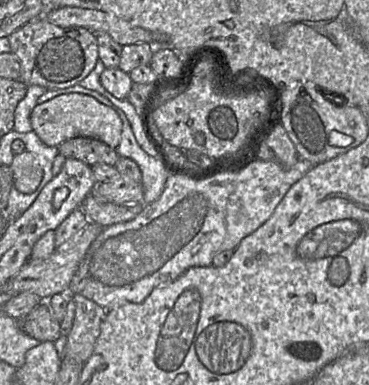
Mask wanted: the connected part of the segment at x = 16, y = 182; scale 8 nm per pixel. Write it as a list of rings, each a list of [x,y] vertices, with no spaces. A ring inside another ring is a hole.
[[[26,150],[14,156],[10,169],[14,187],[24,194],[33,193],[43,178],[43,169],[38,159]]]

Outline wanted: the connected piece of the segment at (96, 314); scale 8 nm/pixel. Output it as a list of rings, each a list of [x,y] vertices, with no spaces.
[[[72,295],[70,299],[75,303],[76,310],[73,326],[66,336],[64,356],[84,364],[94,351],[106,310],[82,295]]]

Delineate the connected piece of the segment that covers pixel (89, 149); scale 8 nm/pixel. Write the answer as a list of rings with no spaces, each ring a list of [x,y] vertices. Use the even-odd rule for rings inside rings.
[[[89,137],[71,138],[61,143],[58,149],[65,158],[78,159],[89,166],[98,163],[114,166],[120,157],[115,148]]]

